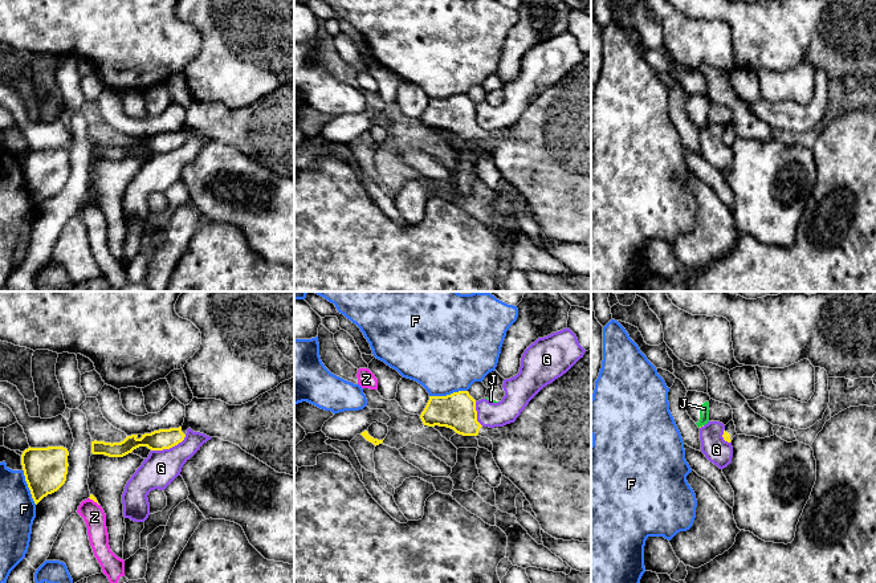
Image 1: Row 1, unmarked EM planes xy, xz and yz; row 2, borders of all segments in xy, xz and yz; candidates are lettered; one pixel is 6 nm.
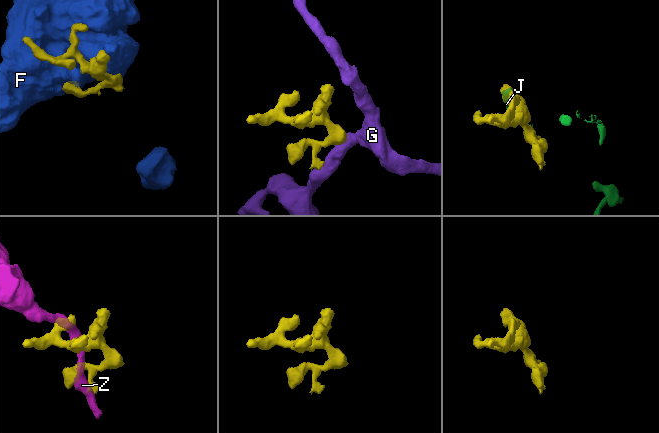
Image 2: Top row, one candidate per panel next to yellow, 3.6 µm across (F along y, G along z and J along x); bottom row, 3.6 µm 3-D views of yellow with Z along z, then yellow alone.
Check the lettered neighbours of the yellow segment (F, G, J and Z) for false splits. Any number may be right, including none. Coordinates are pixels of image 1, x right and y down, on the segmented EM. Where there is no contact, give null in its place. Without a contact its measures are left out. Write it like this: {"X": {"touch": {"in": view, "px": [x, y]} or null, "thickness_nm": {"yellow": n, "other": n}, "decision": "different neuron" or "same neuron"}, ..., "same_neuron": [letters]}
{"F": {"touch": {"in": "xz", "px": [448, 395]}, "thickness_nm": {"yellow": 220, "other": 480}, "decision": "different neuron"}, "G": {"touch": {"in": "xy", "px": [168, 448]}, "thickness_nm": {"yellow": 130, "other": 220}, "decision": "different neuron"}, "J": {"touch": null, "decision": "different neuron"}, "Z": {"touch": {"in": "xy", "px": [94, 501]}, "thickness_nm": {"yellow": 30, "other": 140}, "decision": "different neuron"}, "same_neuron": []}

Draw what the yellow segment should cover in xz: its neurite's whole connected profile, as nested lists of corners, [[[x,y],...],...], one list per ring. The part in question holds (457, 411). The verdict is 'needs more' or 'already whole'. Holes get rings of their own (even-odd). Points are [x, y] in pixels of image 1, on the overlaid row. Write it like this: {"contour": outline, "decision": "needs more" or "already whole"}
{"contour": [[[591,350],[566,374],[543,387],[514,423],[494,428],[482,427],[477,421],[476,400],[468,391],[429,396],[420,419],[428,427],[447,427],[463,436],[478,435],[489,439],[493,444],[493,458],[502,476],[525,494],[541,529],[555,539],[591,542]]], "decision": "needs more"}

